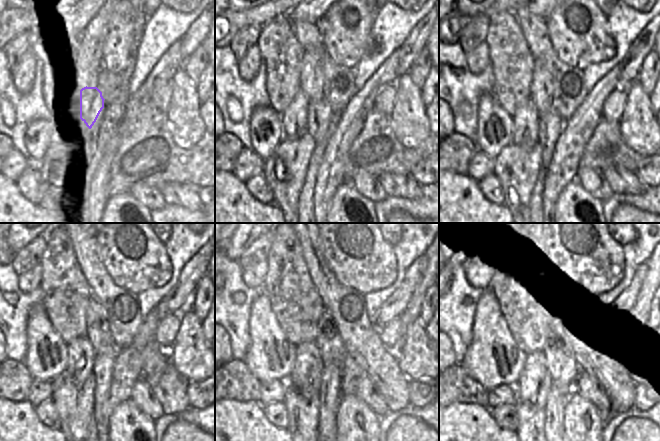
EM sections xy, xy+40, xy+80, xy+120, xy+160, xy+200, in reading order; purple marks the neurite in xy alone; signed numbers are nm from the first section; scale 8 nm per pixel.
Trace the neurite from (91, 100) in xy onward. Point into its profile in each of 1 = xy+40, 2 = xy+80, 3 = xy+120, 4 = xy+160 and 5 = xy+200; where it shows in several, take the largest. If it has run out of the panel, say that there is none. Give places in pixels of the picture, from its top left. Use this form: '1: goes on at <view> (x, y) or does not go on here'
1: goes on at xy+40 (321, 126)
2: goes on at xy+80 (549, 124)
3: goes on at xy+120 (103, 364)
4: goes on at xy+160 (330, 396)
5: goes on at xy+200 (554, 410)

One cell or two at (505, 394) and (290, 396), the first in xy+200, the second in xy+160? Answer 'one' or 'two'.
two

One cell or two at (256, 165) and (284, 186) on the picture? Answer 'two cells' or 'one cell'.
two cells

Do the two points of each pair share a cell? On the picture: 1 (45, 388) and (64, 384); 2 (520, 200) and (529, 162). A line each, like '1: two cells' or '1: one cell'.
1: two cells
2: one cell

